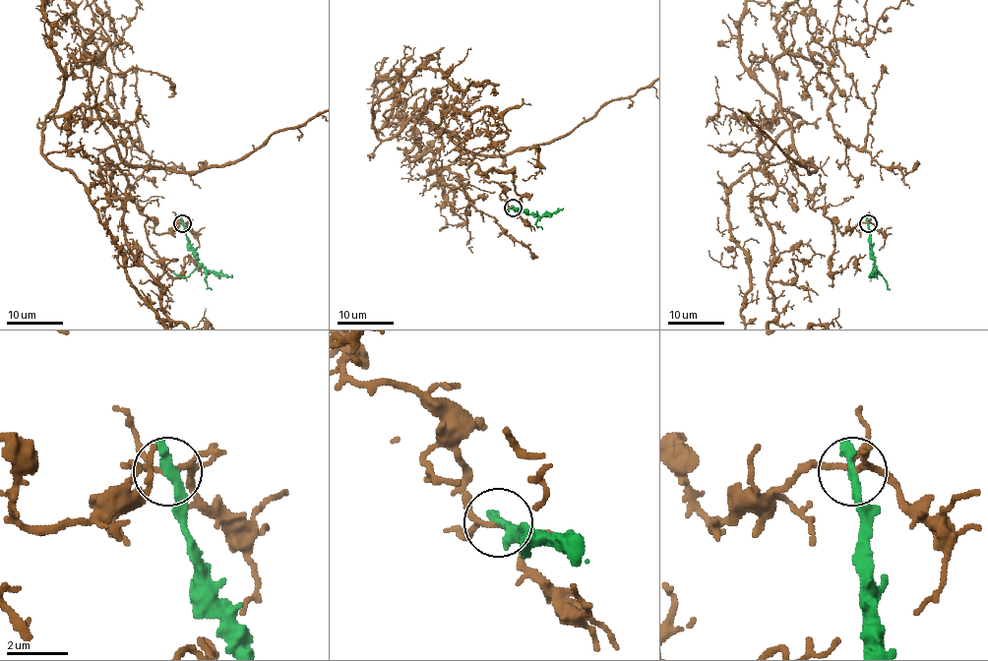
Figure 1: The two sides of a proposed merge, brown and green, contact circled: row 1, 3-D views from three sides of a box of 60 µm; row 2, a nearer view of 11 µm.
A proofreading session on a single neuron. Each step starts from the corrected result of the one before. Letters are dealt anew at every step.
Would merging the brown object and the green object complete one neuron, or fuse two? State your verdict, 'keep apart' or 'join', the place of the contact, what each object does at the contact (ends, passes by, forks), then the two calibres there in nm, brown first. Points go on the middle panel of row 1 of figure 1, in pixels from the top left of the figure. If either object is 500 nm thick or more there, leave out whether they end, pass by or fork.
keep apart; place (513, 208); brown forks; green ends; calibres 150 and 380 nm

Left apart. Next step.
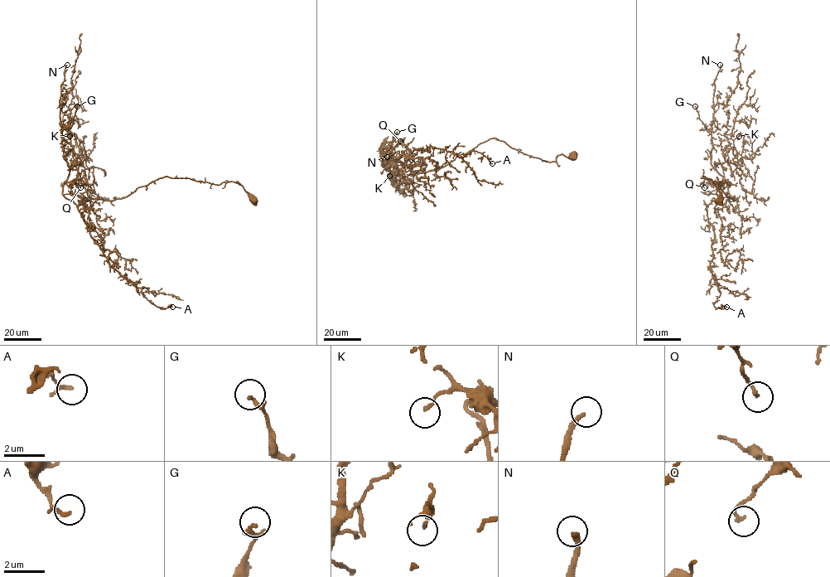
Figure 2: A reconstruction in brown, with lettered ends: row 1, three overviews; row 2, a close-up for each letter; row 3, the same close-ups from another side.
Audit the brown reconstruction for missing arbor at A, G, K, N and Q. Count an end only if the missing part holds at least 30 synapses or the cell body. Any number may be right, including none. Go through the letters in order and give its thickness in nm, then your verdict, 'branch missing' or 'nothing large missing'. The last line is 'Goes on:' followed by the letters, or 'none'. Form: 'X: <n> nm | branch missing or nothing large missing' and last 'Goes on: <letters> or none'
A: 130 nm | nothing large missing
G: 150 nm | nothing large missing
K: 140 nm | nothing large missing
N: 260 nm | branch missing
Q: 160 nm | nothing large missing
Goes on: N

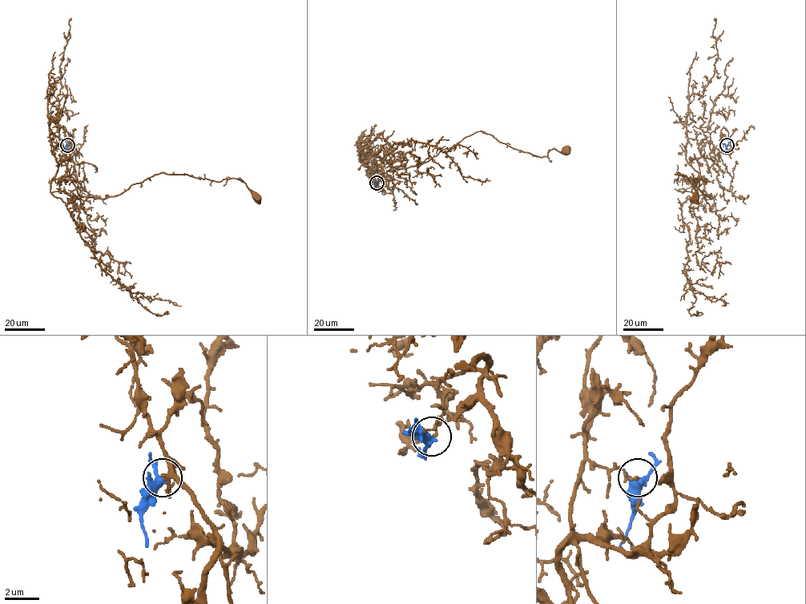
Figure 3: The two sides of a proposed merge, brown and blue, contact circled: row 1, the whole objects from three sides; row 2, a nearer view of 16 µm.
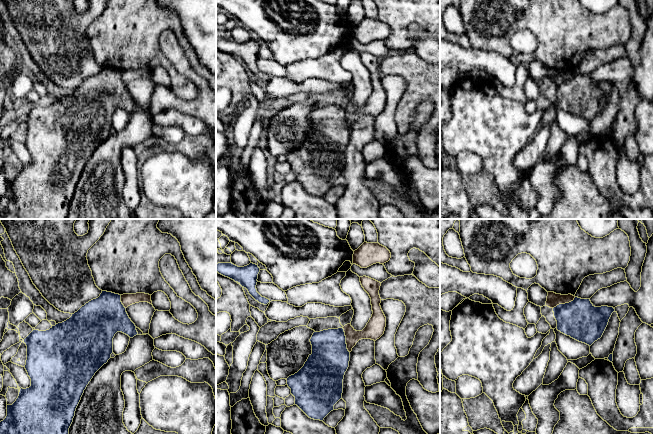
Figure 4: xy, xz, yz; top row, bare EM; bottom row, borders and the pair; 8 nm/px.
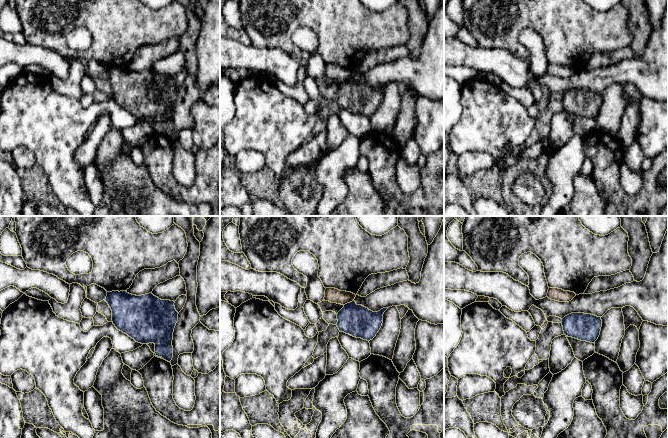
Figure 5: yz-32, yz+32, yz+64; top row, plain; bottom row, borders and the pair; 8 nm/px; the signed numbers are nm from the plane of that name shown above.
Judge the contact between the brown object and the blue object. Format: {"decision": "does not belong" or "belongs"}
{"decision": "does not belong"}

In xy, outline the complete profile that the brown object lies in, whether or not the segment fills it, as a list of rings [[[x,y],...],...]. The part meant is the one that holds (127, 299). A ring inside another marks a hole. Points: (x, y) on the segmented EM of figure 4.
[[[145,293],[123,294],[121,295],[121,302],[125,308],[139,302],[148,302],[152,304],[151,295]]]

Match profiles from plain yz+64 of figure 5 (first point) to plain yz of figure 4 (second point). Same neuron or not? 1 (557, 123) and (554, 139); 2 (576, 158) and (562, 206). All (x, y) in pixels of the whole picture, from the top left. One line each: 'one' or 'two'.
1: one
2: two

